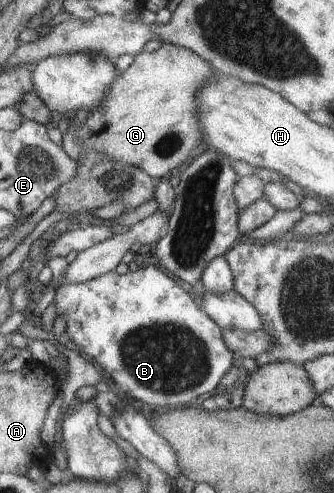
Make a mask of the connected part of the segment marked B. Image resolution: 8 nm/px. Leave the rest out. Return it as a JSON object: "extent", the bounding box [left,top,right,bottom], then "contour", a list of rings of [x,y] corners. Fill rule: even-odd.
{"extent":[51,265,234,409],"contour":[[[149,265],[144,268],[138,268],[135,272],[127,272],[126,274],[118,274],[115,271],[109,271],[100,277],[89,279],[84,283],[68,283],[68,285],[59,285],[55,291],[54,301],[51,303],[56,307],[56,319],[62,317],[66,321],[66,333],[70,340],[73,341],[82,354],[89,359],[96,360],[100,367],[103,367],[110,375],[110,378],[116,385],[119,385],[122,395],[126,395],[136,402],[143,409],[178,409],[178,407],[188,407],[191,404],[197,404],[199,401],[212,393],[222,377],[232,369],[234,365],[234,356],[232,351],[226,347],[222,339],[222,328],[212,321],[196,303],[191,292],[186,292],[172,277],[169,277],[159,267]]]}

